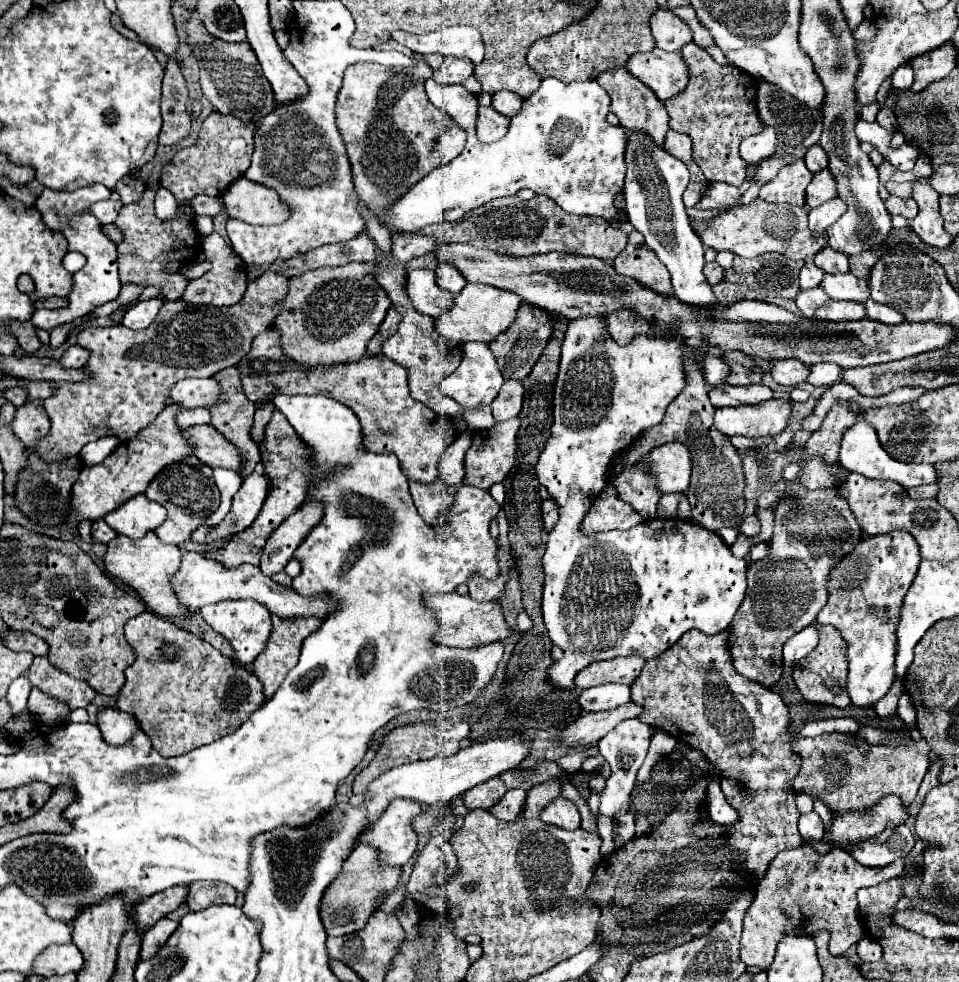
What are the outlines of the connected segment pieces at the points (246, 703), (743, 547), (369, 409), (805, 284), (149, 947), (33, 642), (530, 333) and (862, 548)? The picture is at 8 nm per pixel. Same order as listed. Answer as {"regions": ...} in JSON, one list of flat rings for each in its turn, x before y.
{"regions":[[[149,611,127,621,125,637,137,651,137,659,131,667,125,669,125,685,117,695,117,708,131,713,139,721,153,747,163,757,189,753,195,747,203,747,233,733,243,721,247,721,253,711,257,711,265,703,263,683,251,671,237,667,229,657,211,647,207,641,175,627,161,617,155,617]],[[739,533,737,535,737,539,735,539,735,543,731,545,731,553,735,555,735,557,747,557,749,555,749,549,753,547,757,543,757,539,747,539,743,533]],[[271,327,255,337,251,351,237,367,241,371,245,395,253,403,267,397,273,399,275,395,325,395,341,401,357,415,363,445,375,453,395,453,405,475,419,483,437,479,439,459,457,437,451,418,437,420,437,413,431,413,431,409,409,395,407,371,385,355,363,355,359,361,307,369,283,353,281,333]],[[807,259,803,269,801,269,801,275,799,275,799,281,801,281,801,287,803,289,813,289,813,287,819,287,821,281,823,281,823,269,819,269,817,265,813,265,813,259]],[[163,917,157,925,147,929,145,935,143,935,143,941,141,941,141,953,139,953,141,959,153,957,161,949,161,945,165,945,165,941,173,935,177,925,179,925,177,921,171,921,167,917]],[[9,631,9,635,5,637,5,645,19,653,19,651,29,651,33,653,35,657,45,657,49,653,49,645,39,639,37,635,31,635,31,633,15,633,15,631]],[[523,303,519,307,515,325,507,333,499,335,495,341,489,343,489,349,491,349,491,353,493,353,495,361,497,361,503,377,523,381,529,375,529,371,533,369,533,365,537,363,539,355,543,353,551,333,553,333,553,323,549,319,549,313,545,309,535,309,535,307,527,305,527,303]],[[895,531,863,537,829,573,825,583,829,601,819,611,817,621,833,625,847,643,847,691,857,707,873,707,895,679,895,621,899,621,899,605,903,603,903,593,907,593,915,579,919,559,915,537]]]}

